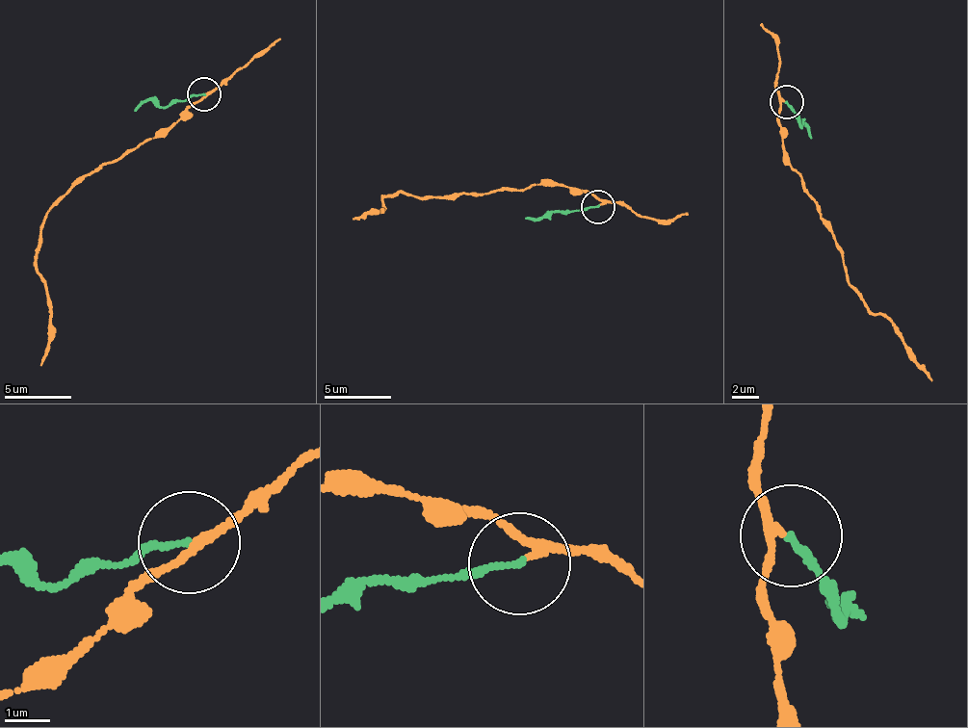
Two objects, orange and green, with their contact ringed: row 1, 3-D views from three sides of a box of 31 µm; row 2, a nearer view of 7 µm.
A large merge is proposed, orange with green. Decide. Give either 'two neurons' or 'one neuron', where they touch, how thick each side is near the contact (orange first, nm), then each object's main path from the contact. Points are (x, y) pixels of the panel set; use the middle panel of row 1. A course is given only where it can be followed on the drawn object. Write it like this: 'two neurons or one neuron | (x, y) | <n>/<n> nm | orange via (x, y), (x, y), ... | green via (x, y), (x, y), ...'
two neurons | (597, 206) | 150/140 nm | orange via (598, 203), (589, 194), (535, 183), (447, 196), (404, 190), (383, 196), (380, 212), (353, 219) | green via (598, 207), (525, 218)

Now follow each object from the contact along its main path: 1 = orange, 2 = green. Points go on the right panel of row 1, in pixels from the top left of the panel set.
1: (784, 102), (779, 115), (791, 168), (827, 226), (846, 278), (868, 309), (897, 328), (912, 362), (932, 381)
2: (787, 102), (801, 128), (806, 126), (812, 139)

